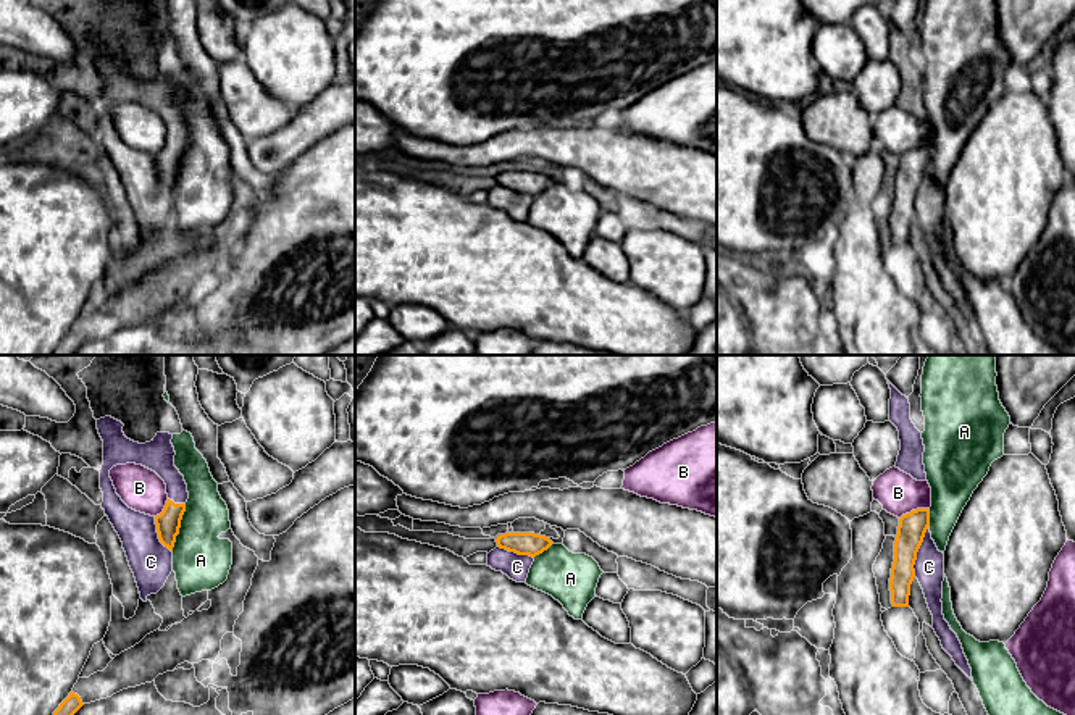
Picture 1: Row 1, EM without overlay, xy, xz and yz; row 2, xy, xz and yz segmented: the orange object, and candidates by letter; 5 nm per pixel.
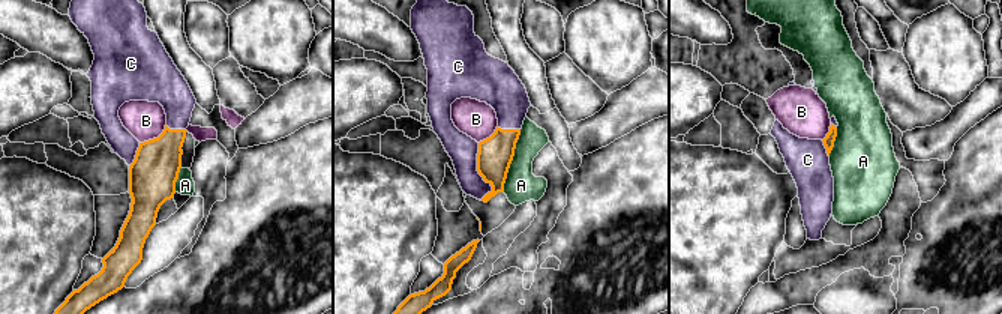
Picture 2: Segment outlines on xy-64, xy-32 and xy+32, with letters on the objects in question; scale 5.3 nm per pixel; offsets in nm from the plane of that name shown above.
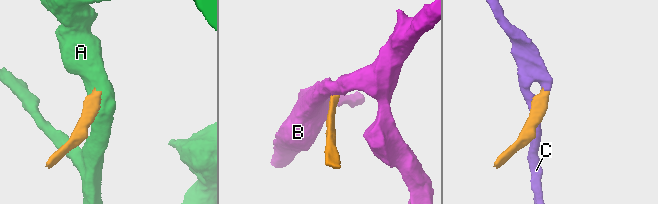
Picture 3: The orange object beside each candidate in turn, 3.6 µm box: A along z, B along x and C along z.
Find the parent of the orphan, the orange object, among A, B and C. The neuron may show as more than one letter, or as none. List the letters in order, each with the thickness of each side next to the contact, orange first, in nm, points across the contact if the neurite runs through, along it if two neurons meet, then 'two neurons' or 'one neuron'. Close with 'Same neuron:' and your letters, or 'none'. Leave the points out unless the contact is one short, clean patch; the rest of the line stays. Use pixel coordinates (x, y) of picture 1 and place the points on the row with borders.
A: 120 nm thick on the orange side, 280 nm on the other; border along xy (186, 504), (179, 533), (171, 551); two neurons
B: 140 nm thick on the orange side, 200 nm on the other; border along yz (928, 509), (912, 509), (899, 518); two neurons
C: 140 nm thick on the orange side, 150 nm on the other; runs through yz (912, 526), (917, 551), (928, 567); one neuron
Same neuron: C

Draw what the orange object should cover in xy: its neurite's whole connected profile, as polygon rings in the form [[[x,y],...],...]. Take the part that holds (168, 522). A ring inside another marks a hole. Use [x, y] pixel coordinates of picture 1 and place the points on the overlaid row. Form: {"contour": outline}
{"contour": [[[111,416],[97,420],[103,441],[103,465],[98,470],[102,508],[123,542],[140,599],[147,602],[150,594],[157,594],[165,586],[173,571],[173,547],[189,492],[184,476],[174,466],[173,434],[157,433],[150,442],[139,444],[124,436],[123,426]],[[126,463],[142,465],[165,481],[168,500],[160,515],[136,512],[116,494],[110,470]]]}

